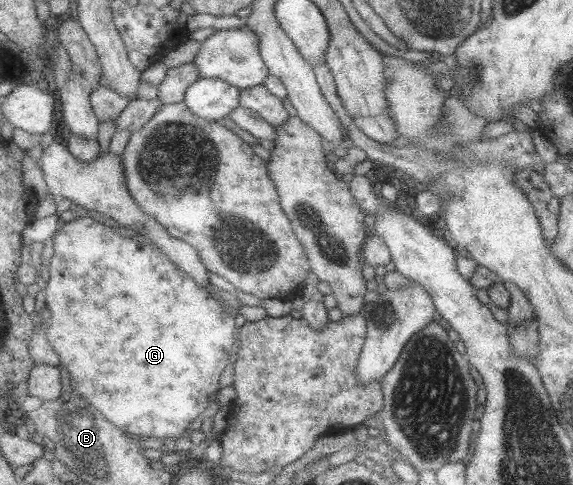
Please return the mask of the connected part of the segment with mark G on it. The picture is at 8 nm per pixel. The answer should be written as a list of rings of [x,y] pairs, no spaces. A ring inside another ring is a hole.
[[[92,217],[74,219],[65,225],[53,236],[53,257],[49,264],[49,281],[44,285],[47,294],[47,337],[53,349],[60,357],[61,366],[69,373],[71,388],[76,393],[94,405],[104,416],[119,426],[124,432],[140,438],[179,438],[184,430],[190,428],[194,420],[200,418],[208,410],[220,388],[222,372],[230,364],[230,354],[237,351],[238,331],[234,325],[235,314],[227,309],[221,300],[205,286],[200,286],[185,270],[176,266],[162,250],[152,246],[150,242],[140,238],[122,236],[115,228],[109,228],[95,221]]]

